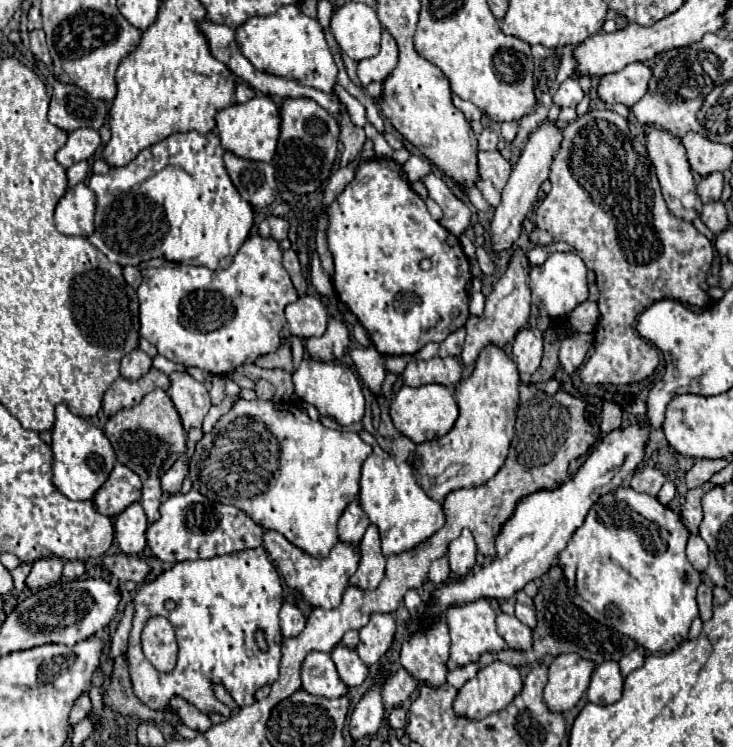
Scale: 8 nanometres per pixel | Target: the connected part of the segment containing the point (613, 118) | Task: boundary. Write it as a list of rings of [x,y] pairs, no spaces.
[[[592,109],[588,111],[586,115],[582,117],[576,117],[574,121],[566,123],[564,129],[562,129],[562,141],[560,141],[560,147],[554,155],[554,161],[550,165],[550,183],[552,183],[552,191],[544,197],[544,201],[538,205],[536,209],[536,227],[540,229],[546,229],[554,243],[558,241],[564,241],[568,245],[572,245],[574,253],[578,257],[584,259],[586,267],[590,271],[594,271],[596,275],[596,285],[598,285],[598,291],[600,291],[600,299],[598,299],[598,311],[600,311],[600,317],[598,317],[598,323],[596,323],[596,329],[594,329],[594,355],[588,357],[586,363],[582,363],[580,367],[580,377],[584,383],[612,383],[612,385],[624,385],[624,383],[636,383],[636,381],[642,381],[646,379],[650,373],[654,373],[654,369],[658,367],[658,361],[660,361],[660,353],[658,349],[642,339],[638,333],[636,333],[636,319],[638,315],[650,307],[654,301],[660,301],[660,299],[676,299],[680,303],[686,303],[686,305],[694,305],[694,307],[706,307],[710,297],[706,295],[706,291],[700,289],[700,283],[706,279],[708,271],[710,271],[710,265],[712,265],[712,259],[714,259],[714,247],[712,243],[688,221],[682,221],[682,219],[676,219],[670,209],[666,207],[666,201],[660,193],[660,185],[658,185],[658,179],[656,179],[656,173],[652,169],[652,163],[648,159],[648,153],[646,153],[646,147],[642,141],[634,139],[630,129],[628,129],[628,123],[624,117],[620,117],[616,111],[612,109]]]

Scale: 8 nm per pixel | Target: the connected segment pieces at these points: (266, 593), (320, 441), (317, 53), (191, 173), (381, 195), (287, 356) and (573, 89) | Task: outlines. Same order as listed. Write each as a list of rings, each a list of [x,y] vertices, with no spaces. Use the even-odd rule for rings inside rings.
[[[264,547],[176,563],[172,569],[160,573],[152,583],[142,583],[134,595],[134,603],[136,613],[128,637],[126,659],[132,689],[150,709],[168,709],[170,699],[178,695],[206,715],[218,711],[220,715],[228,717],[230,709],[216,699],[212,685],[222,685],[240,707],[246,707],[254,703],[254,693],[260,687],[276,681],[282,645],[278,619],[282,607],[282,585],[280,575],[268,561]],[[166,599],[176,601],[174,611],[164,611]],[[156,615],[166,617],[176,629],[180,651],[178,663],[170,673],[156,671],[154,665],[146,661],[140,647],[142,627]],[[260,627],[266,631],[266,641],[270,647],[268,653],[262,653],[254,643],[254,633]],[[186,685],[192,691],[184,691]]]
[[[238,399],[228,415],[214,425],[212,433],[204,435],[196,445],[190,459],[190,479],[192,487],[210,501],[236,505],[260,527],[278,531],[310,557],[324,559],[338,543],[338,519],[342,511],[358,497],[360,467],[370,453],[372,447],[358,433],[324,427],[294,403]]]
[[[284,5],[274,17],[250,17],[236,29],[240,53],[258,69],[276,77],[294,79],[300,85],[332,93],[336,85],[338,67],[328,49],[322,25],[304,15],[296,5]]]
[[[190,131],[182,135],[170,135],[168,139],[140,151],[138,157],[128,165],[112,167],[106,175],[90,175],[88,187],[96,195],[96,213],[94,233],[86,239],[112,263],[122,267],[164,257],[182,265],[202,265],[212,271],[226,269],[240,245],[246,241],[254,215],[248,201],[236,193],[236,187],[224,169],[222,155],[224,149],[214,131],[208,135]]]
[[[388,157],[362,161],[354,179],[328,209],[328,247],[334,257],[334,289],[338,299],[366,327],[370,339],[382,355],[414,355],[430,341],[444,341],[452,331],[468,321],[468,285],[472,281],[470,261],[448,229],[434,221],[424,199],[412,191],[402,165]],[[422,259],[432,261],[432,269],[420,269]]]
[[[285,329],[282,335],[282,343],[275,353],[265,355],[256,359],[255,364],[263,369],[280,368],[292,373],[293,362],[290,348],[291,334]]]
[[[568,79],[560,85],[560,89],[554,95],[554,103],[558,107],[576,107],[584,97],[584,91],[580,89],[576,79]]]

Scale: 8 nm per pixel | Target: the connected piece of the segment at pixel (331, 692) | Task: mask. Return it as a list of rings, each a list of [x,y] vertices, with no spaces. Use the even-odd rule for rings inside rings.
[[[322,651],[308,653],[308,657],[302,661],[300,677],[302,677],[302,689],[312,695],[338,699],[340,695],[346,693],[346,685],[340,681],[336,665],[328,653]]]

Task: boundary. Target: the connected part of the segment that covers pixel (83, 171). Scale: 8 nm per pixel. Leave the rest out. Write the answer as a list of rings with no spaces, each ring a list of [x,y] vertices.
[[[78,161],[70,169],[66,169],[66,173],[68,173],[68,187],[74,187],[76,183],[86,181],[86,177],[90,173],[90,165],[88,165],[88,161]]]

